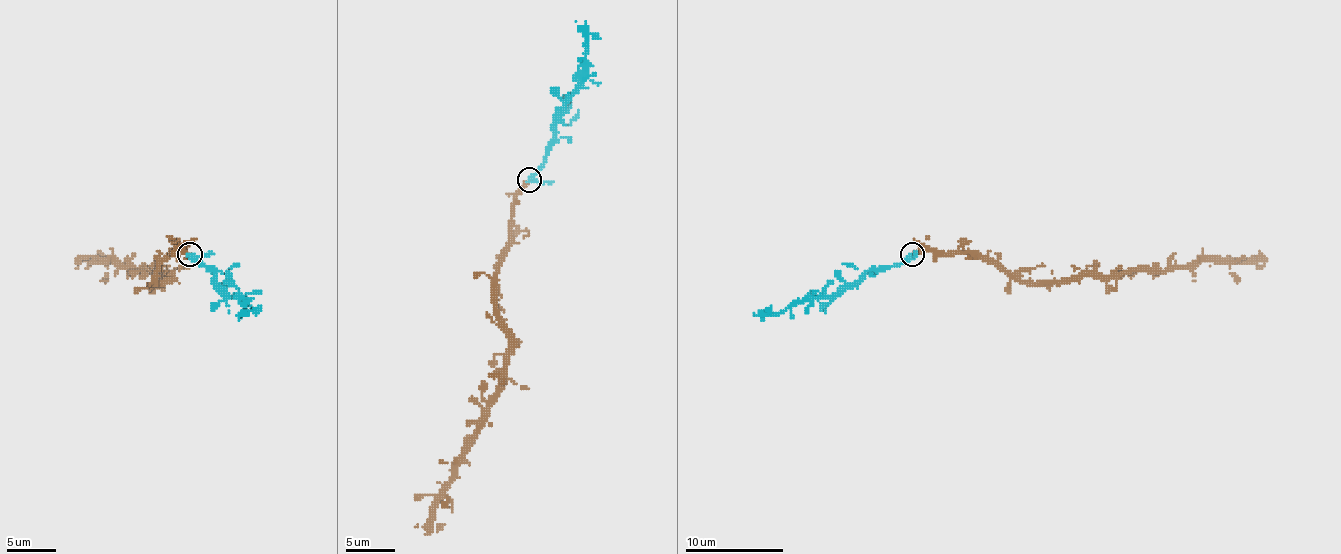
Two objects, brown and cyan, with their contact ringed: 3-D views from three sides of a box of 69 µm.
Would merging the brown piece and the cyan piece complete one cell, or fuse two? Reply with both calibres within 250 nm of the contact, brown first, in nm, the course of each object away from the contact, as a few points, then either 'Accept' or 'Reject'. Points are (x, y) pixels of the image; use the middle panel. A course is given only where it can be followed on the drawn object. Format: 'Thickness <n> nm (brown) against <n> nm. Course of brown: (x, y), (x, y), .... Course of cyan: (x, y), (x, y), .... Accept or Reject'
Thickness 340 nm (brown) against 340 nm. Course of brown: (528, 181), (514, 203), (496, 290), (496, 319), (509, 339), (504, 384), (445, 497), (417, 524). Course of cyan: (528, 179), (543, 162), (548, 142), (580, 80), (585, 46), (575, 21). Accept

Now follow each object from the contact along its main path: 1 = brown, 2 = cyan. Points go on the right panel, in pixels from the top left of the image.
1: (914, 253), (975, 253), (1022, 281), (1052, 283), (1185, 268), (1200, 261), (1259, 261), (1257, 268)
2: (911, 253), (894, 266), (874, 268), (830, 295), (790, 303), (778, 313), (753, 315)

